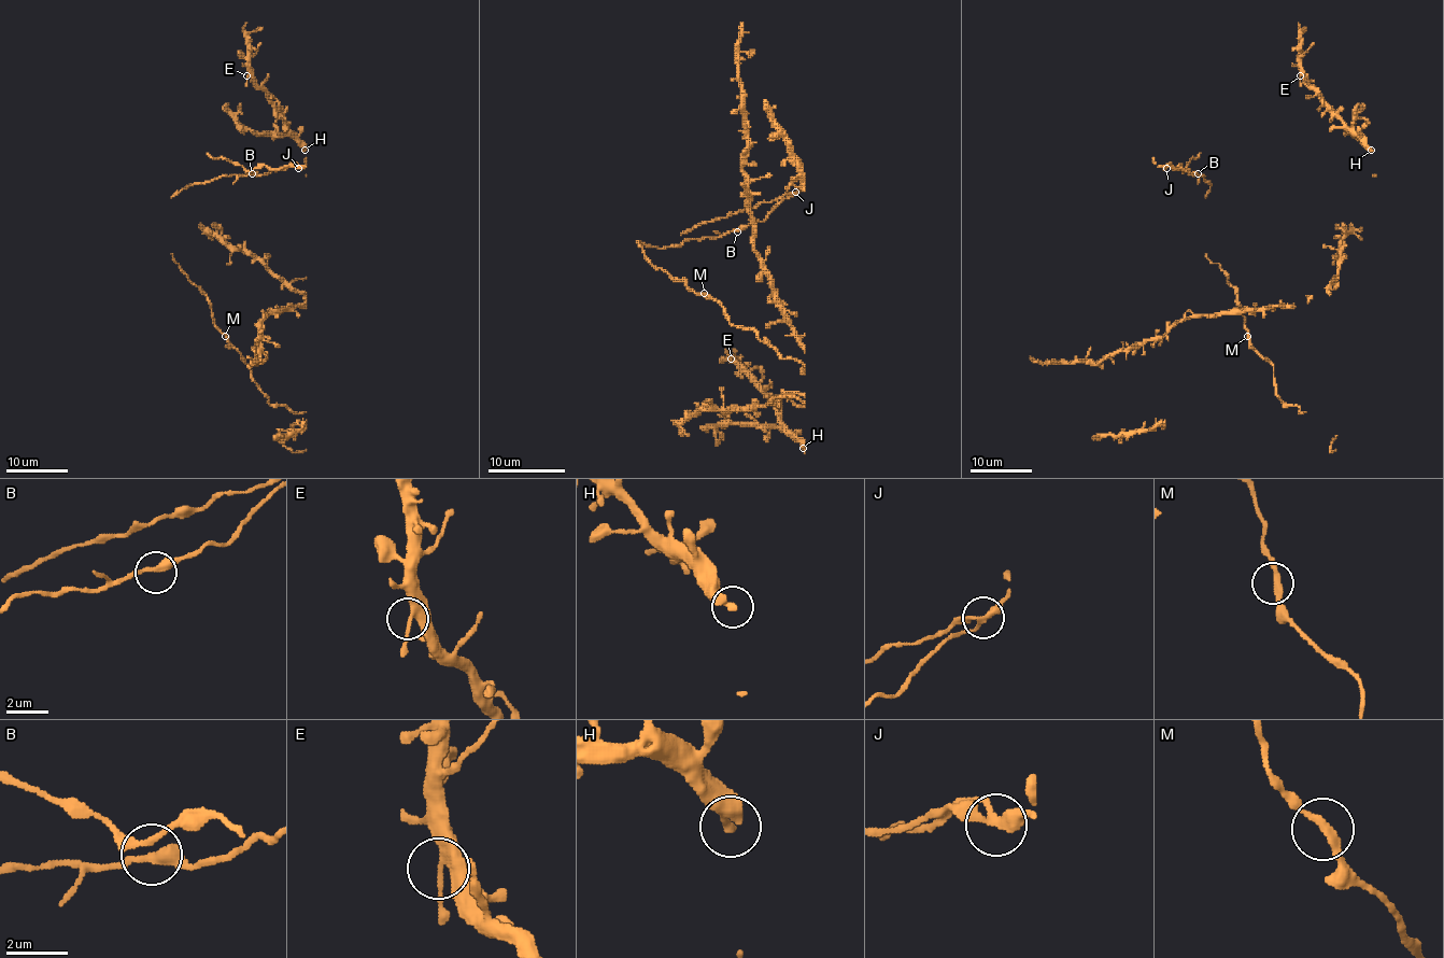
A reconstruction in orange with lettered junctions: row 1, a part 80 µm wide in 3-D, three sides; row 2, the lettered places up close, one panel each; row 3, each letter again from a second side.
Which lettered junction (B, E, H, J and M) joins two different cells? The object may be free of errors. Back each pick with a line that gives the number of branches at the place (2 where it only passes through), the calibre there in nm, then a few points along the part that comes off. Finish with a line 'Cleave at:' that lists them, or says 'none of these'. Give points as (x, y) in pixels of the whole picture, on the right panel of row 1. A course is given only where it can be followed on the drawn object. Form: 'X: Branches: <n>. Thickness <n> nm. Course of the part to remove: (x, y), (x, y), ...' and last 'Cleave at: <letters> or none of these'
J: Branches: 3. Thickness 280 nm. Course of the part to remove: (1166, 168), (1179, 165), (1184, 170), (1201, 153)
Cleave at: J

